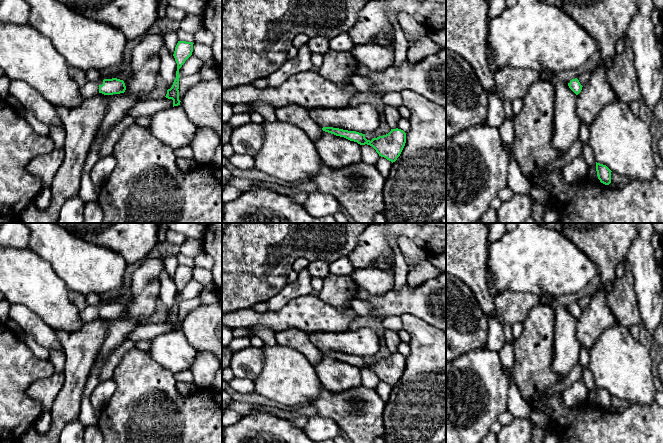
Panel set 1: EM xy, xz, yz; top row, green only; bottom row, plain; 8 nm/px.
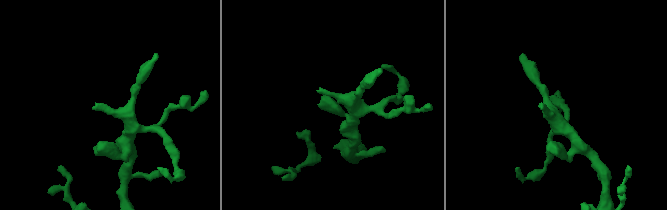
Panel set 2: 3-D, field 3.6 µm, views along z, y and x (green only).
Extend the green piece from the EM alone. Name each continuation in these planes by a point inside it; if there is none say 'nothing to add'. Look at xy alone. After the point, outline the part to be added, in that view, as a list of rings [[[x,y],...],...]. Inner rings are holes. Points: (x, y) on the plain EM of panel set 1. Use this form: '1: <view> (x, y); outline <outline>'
1: xy (92, 299); outline [[[90,293],[86,295],[86,303],[87,303],[87,306],[93,306],[98,309],[103,308],[103,299],[101,298],[100,295],[96,293]]]

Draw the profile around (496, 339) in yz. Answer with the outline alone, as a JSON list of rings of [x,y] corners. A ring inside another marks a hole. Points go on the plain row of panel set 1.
[[[491,315],[486,316],[488,323],[488,337],[486,341],[486,348],[500,353],[504,344],[506,343],[503,332],[503,325],[498,318]]]

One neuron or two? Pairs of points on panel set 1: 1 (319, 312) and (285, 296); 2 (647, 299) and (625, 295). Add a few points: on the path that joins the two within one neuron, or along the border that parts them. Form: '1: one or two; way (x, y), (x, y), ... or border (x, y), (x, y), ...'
1: two; border (312, 293), (294, 297), (279, 309), (271, 312)
2: two; border (632, 281), (641, 319)

